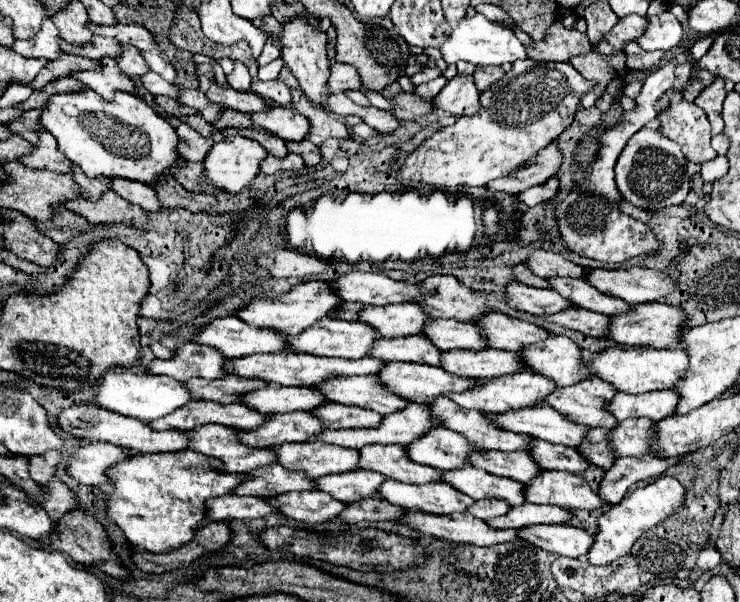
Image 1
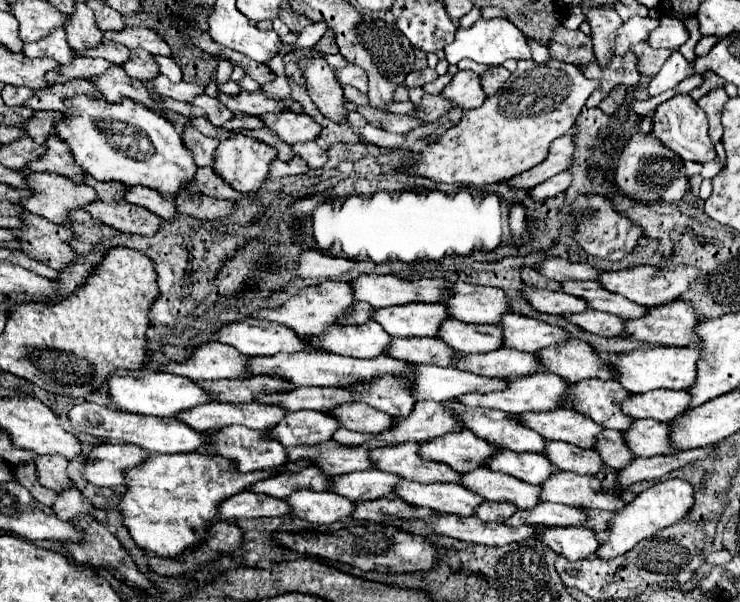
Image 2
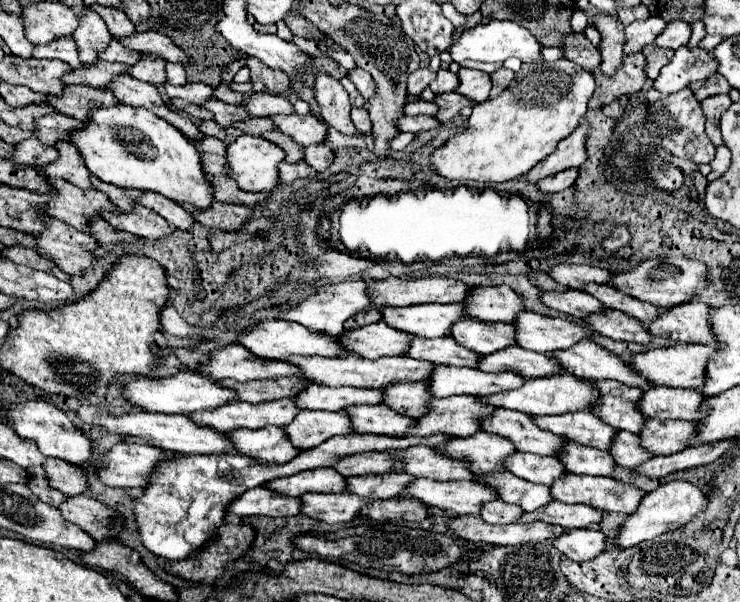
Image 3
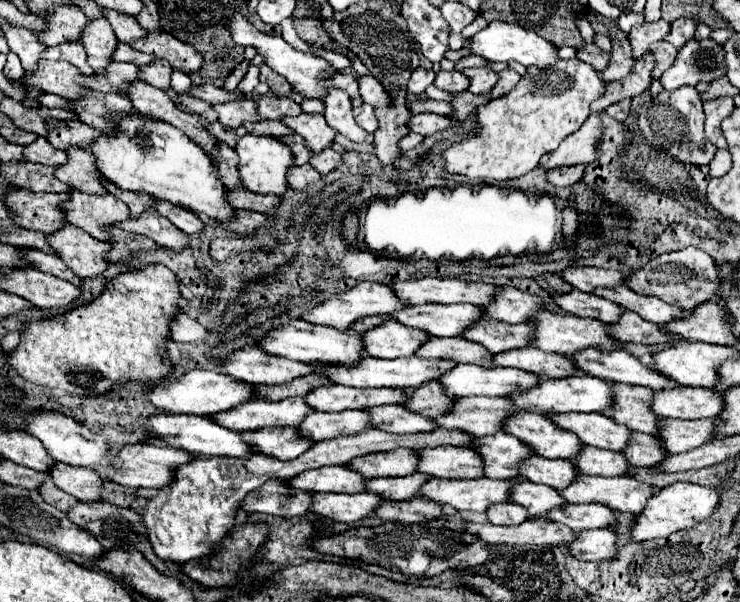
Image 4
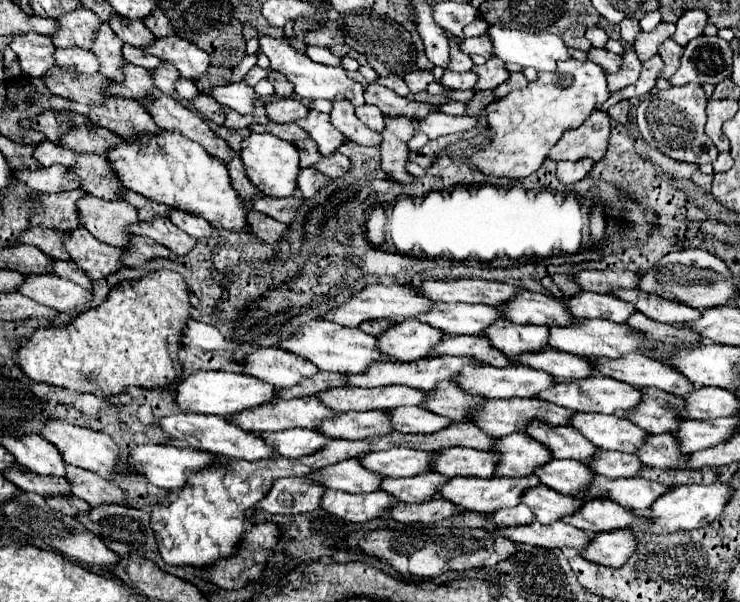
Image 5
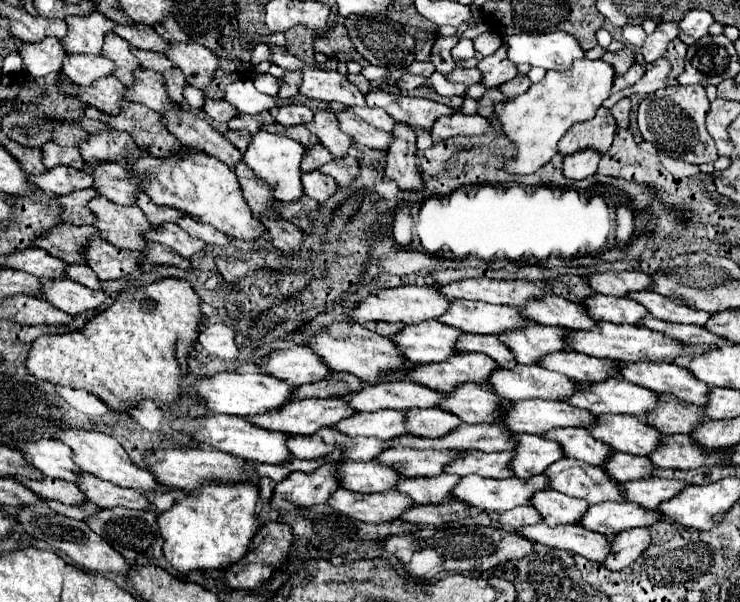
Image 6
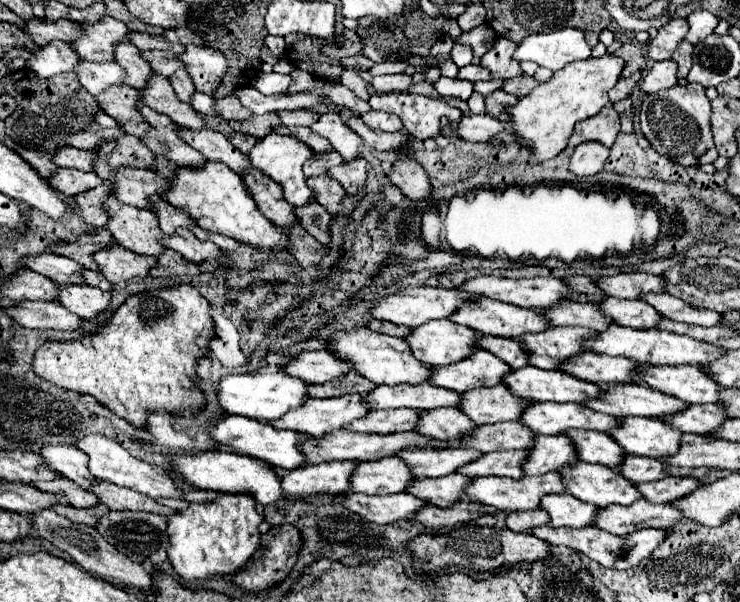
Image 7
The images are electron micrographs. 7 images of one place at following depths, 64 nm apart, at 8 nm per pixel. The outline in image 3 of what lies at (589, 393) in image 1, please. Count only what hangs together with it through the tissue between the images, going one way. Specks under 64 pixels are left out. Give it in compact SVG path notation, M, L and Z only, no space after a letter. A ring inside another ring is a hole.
M596 380L594 384L600 396L596 404L592 404L592 412L612 428L638 432L640 424L646 420L646 416L636 412L636 400L640 400L642 390L630 388L616 380Z

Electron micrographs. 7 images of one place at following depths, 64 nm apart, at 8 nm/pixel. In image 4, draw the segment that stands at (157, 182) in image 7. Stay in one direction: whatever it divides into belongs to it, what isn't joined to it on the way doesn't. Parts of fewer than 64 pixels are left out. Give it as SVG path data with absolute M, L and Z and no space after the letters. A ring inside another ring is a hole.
M68 148L66 150L66 164L64 166L56 166L54 176L58 180L62 180L64 184L80 190L80 192L88 192L88 194L106 194L104 186L102 186L102 176L96 172L92 154L88 150L82 148Z

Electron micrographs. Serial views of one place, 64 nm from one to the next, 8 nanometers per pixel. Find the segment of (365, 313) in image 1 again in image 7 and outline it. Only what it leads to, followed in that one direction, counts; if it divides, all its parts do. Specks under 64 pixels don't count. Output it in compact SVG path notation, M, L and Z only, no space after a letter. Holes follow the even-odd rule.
M478 298L464 302L448 320L468 326L480 334L518 338L528 332L544 332L548 322L536 310L516 308L514 304L504 304L488 298Z

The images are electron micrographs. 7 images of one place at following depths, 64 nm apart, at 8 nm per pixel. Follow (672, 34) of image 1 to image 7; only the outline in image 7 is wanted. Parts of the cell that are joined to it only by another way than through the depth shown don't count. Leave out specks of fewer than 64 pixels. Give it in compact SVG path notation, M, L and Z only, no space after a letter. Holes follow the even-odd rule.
M694 10L686 20L688 20L688 26L690 26L690 30L686 34L686 40L690 44L696 44L696 42L704 40L706 36L710 36L714 32L716 24L718 24L718 18L712 16L706 10Z

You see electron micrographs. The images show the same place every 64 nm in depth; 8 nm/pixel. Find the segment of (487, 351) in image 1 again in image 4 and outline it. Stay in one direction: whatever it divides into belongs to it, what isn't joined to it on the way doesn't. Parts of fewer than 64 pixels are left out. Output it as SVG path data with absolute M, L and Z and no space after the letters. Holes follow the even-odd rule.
M532 346L500 352L492 356L492 366L520 368L542 378L560 378L560 376L578 374L576 368L572 368L572 360L568 360L566 356L540 352L538 348L532 348Z

